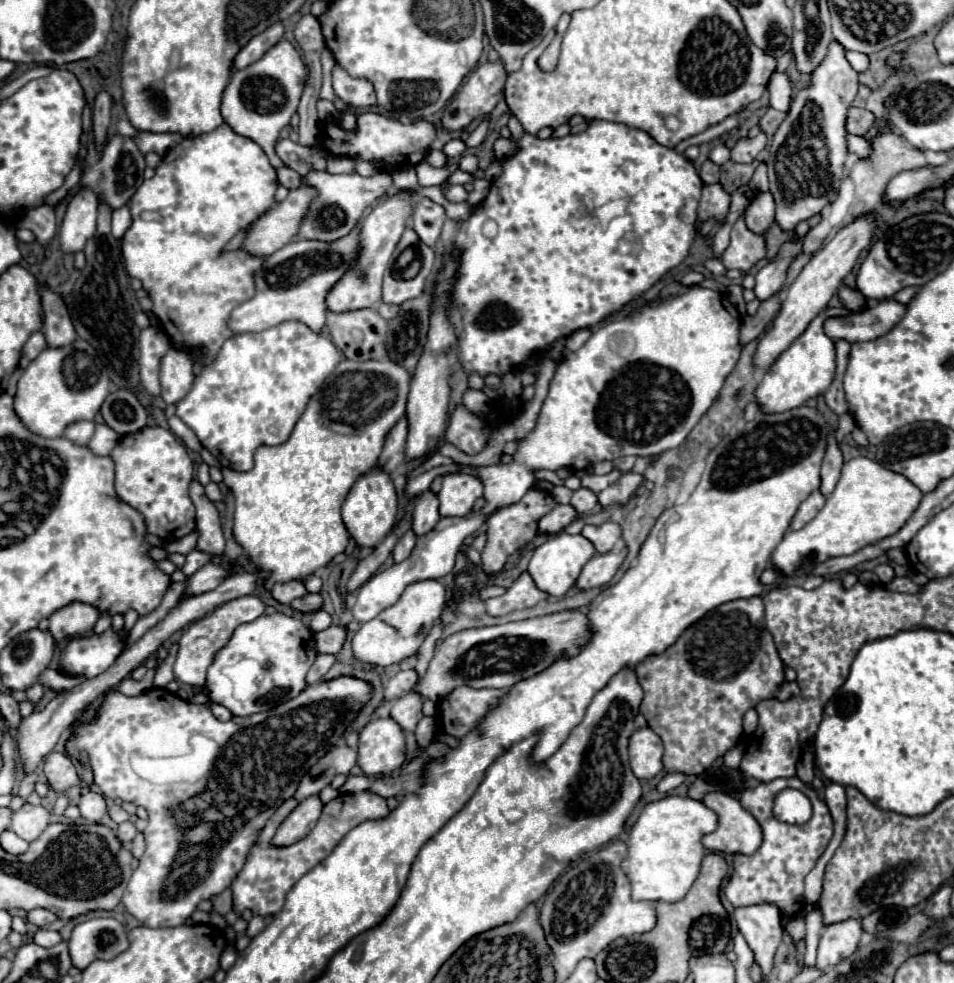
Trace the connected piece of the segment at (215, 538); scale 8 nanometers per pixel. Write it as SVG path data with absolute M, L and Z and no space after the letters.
M197 479L191 481L189 497L197 509L197 529L201 533L197 541L197 549L213 553L215 555L213 563L221 563L221 555L225 551L225 539L223 539L217 507L205 497L203 485Z

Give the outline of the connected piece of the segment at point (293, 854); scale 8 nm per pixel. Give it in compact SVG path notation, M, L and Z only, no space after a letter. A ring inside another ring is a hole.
M361 791L361 793L341 793L333 801L329 801L323 807L321 819L315 825L315 829L301 841L297 841L291 847L259 847L255 845L251 855L245 861L243 871L235 877L231 891L233 891L233 911L241 915L245 909L249 909L253 915L277 915L281 911L281 903L285 903L285 895L291 891L291 887L309 873L321 859L329 857L333 853L333 847L357 825L373 819L385 819L389 815L385 797L373 793L373 791Z

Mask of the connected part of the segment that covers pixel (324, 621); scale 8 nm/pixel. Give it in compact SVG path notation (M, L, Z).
M317 611L315 615L313 615L313 619L311 619L311 625L309 625L309 629L313 631L313 633L317 633L317 631L321 631L321 629L327 629L329 625L331 625L331 615L327 613L327 611Z

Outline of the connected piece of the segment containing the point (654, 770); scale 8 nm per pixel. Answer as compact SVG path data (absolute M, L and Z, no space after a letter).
M643 727L631 735L629 765L641 781L649 781L663 771L663 743L653 729Z

